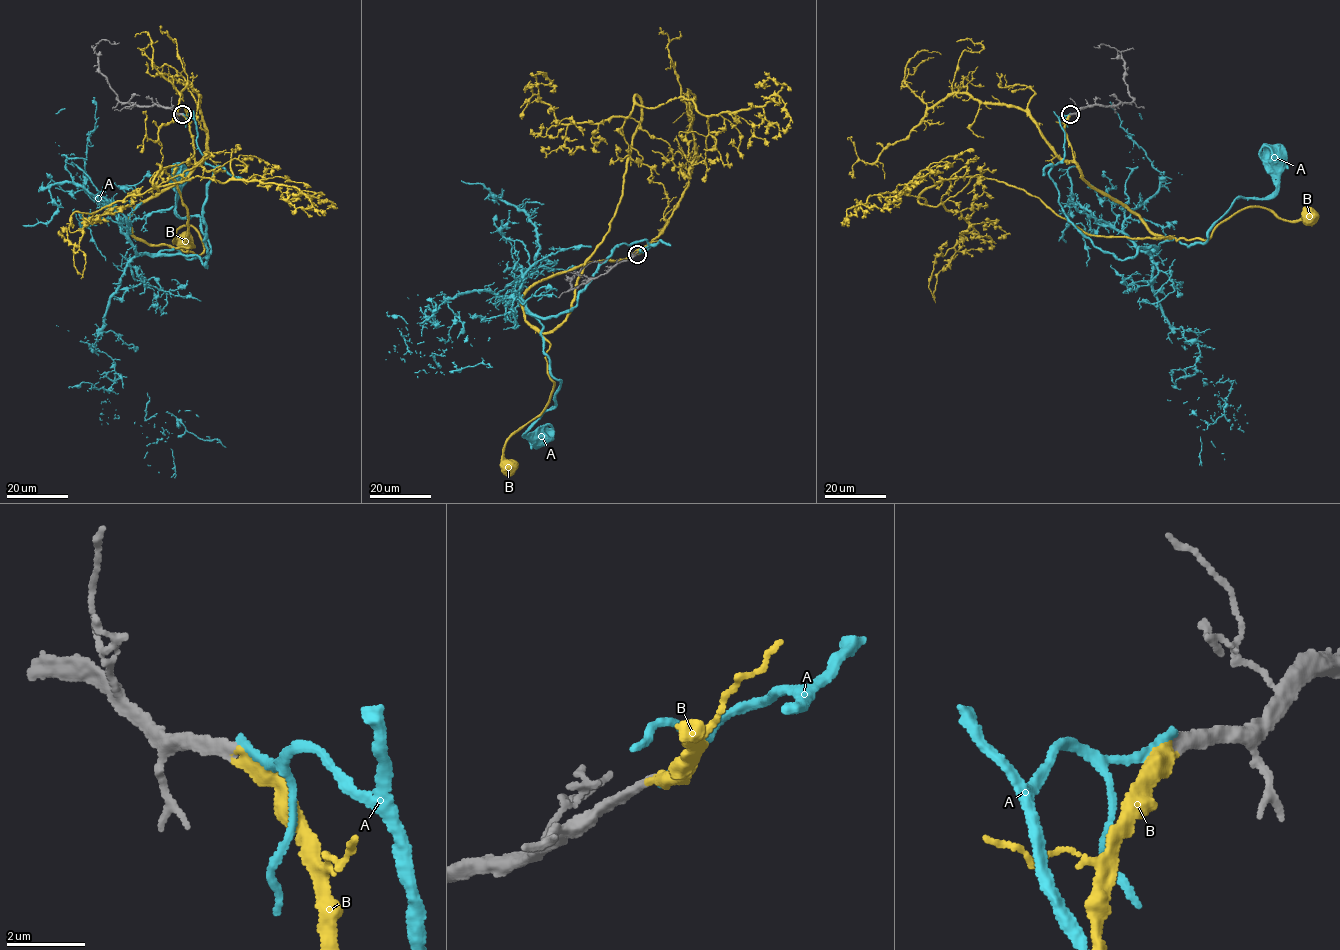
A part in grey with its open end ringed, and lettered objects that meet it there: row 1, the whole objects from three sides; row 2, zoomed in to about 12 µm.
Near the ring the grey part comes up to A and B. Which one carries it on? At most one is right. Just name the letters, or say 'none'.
B

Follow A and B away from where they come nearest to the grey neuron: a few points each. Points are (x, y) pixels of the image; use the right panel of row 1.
A: (1070, 113), (1049, 172), (1059, 205), (1121, 260), (1175, 238), (1206, 242), (1233, 201), (1275, 190), (1279, 156)
B: (1070, 114), (1065, 132), (1083, 178), (1150, 232), (1208, 240), (1245, 208), (1269, 208), (1289, 221), (1309, 218)

